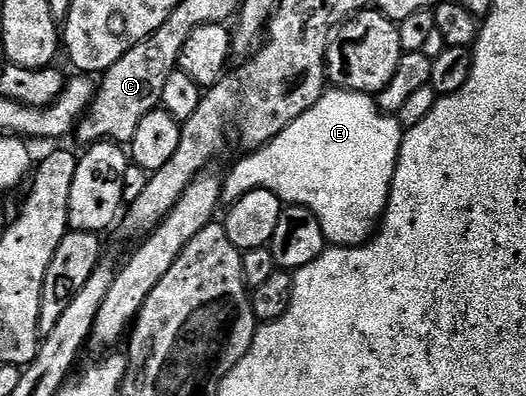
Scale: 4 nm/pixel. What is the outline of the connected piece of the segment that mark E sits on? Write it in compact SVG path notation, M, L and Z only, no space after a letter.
M332 87L321 95L318 103L314 103L314 107L310 107L310 111L306 111L301 117L294 119L294 123L290 123L290 127L286 127L286 131L282 131L277 135L270 144L262 145L259 149L244 155L244 158L229 173L226 173L224 177L224 190L222 191L220 200L225 206L231 207L234 203L238 203L238 199L242 199L242 195L246 195L255 189L265 189L273 193L275 197L279 197L281 202L288 205L301 205L309 209L318 219L318 223L322 223L324 240L329 246L362 245L376 232L388 206L394 171L398 163L398 155L400 154L401 140L402 126L399 120L395 116L382 112L375 96L366 93L350 93L347 89Z

